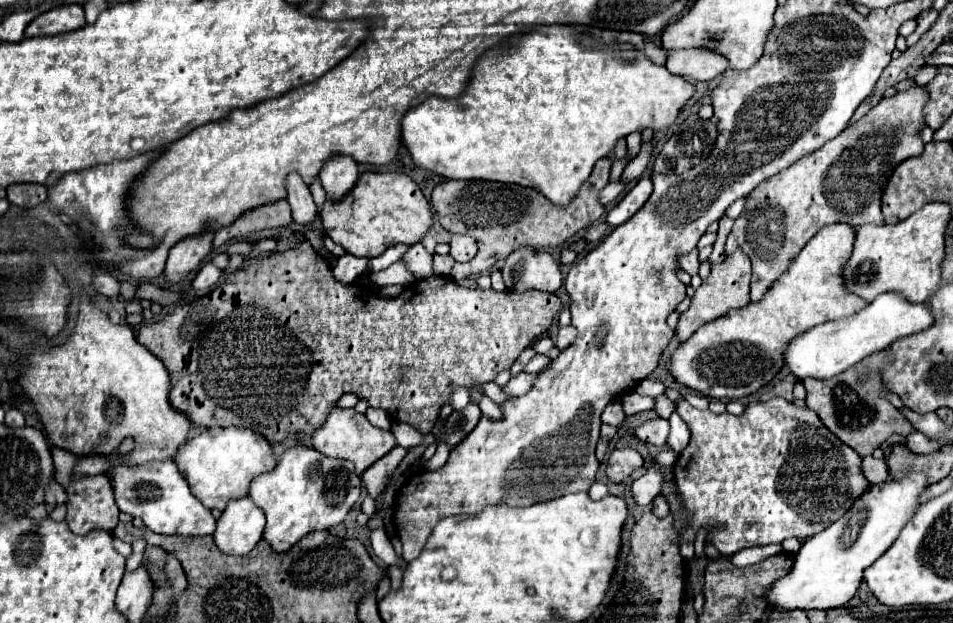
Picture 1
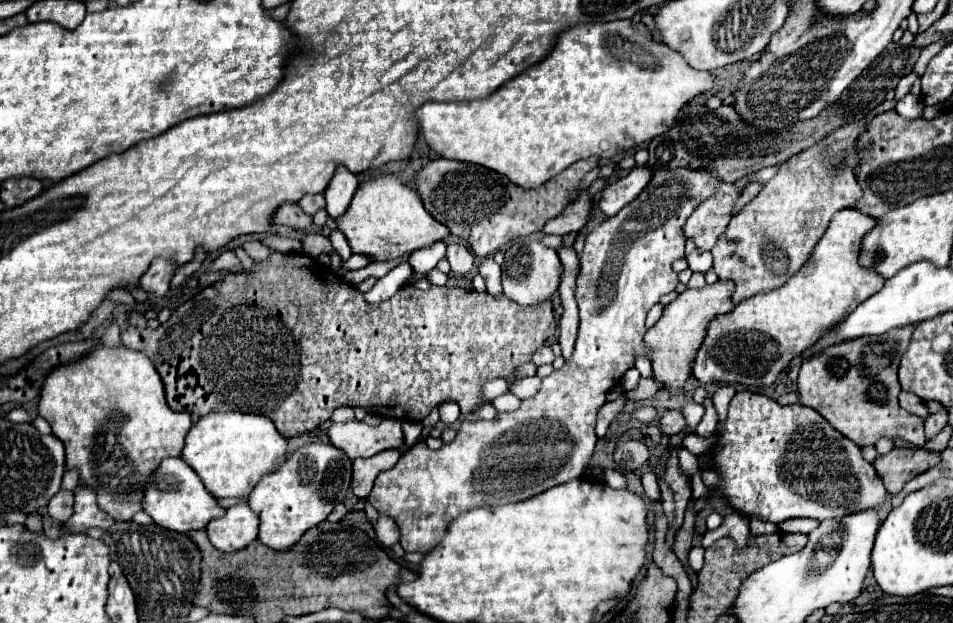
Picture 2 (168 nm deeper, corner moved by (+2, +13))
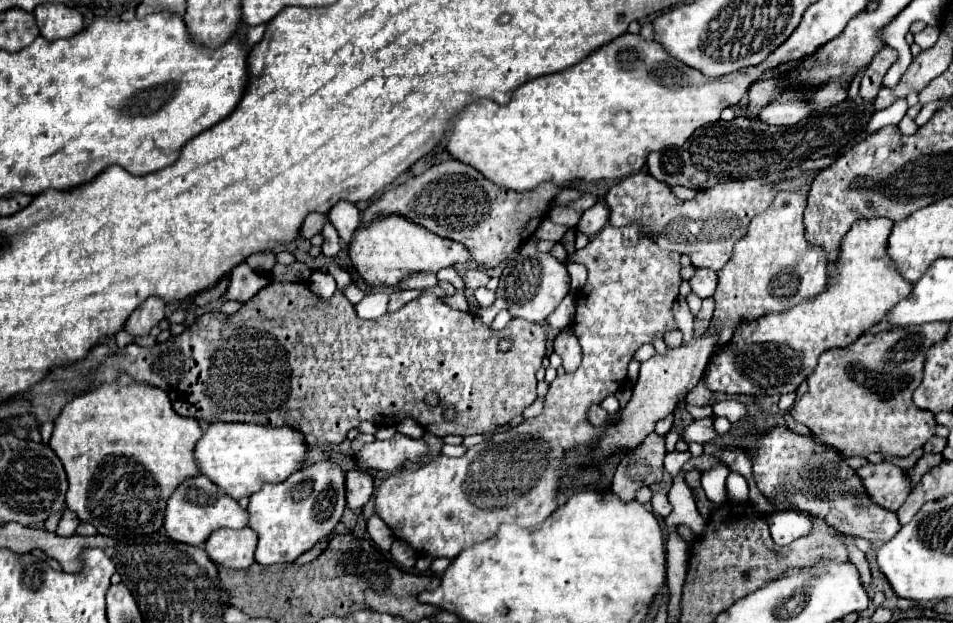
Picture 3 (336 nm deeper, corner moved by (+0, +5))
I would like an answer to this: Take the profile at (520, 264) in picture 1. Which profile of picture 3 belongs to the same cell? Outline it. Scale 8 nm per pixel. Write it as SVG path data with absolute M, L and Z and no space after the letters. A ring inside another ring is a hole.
M535 236L529 238L529 242L525 242L525 246L521 246L521 250L517 254L511 254L505 260L495 304L487 310L477 312L477 316L481 316L481 320L485 320L485 324L491 324L495 314L503 308L509 310L513 318L523 318L523 320L529 320L529 322L543 324L547 320L547 316L551 312L555 312L555 308L567 296L571 278L569 278L569 272L567 272L565 264L557 262L557 258L553 258L551 254L539 252L537 242L539 240Z

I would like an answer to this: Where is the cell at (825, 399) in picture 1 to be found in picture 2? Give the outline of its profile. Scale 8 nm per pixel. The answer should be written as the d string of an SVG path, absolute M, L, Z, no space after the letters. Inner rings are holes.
M901 326L899 330L889 330L887 334L879 334L875 338L853 338L853 342L833 344L811 358L805 358L797 380L799 404L817 410L837 432L841 432L861 448L875 446L879 438L905 440L921 448L925 444L923 418L909 414L897 402L897 394L901 392L899 380L897 380L897 368L899 368L901 356L907 352L913 330L915 326Z

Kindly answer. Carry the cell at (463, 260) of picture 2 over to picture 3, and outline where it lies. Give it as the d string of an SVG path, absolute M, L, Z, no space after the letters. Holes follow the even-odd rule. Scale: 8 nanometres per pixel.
M475 268L475 270L467 270L461 278L463 278L465 288L471 288L471 290L475 290L475 288L487 284L487 274L485 274L483 270L479 270L479 268Z

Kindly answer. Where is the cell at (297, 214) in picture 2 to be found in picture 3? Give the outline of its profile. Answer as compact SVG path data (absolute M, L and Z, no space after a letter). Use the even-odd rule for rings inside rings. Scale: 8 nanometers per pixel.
M309 214L309 216L305 218L305 222L303 222L301 230L299 230L299 236L307 238L307 240L309 240L309 238L313 238L315 234L319 234L319 232L321 232L323 222L325 222L325 216L323 216L323 214Z

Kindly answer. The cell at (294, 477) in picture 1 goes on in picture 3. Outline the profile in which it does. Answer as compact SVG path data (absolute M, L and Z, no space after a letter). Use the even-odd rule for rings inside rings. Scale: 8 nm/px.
M331 460L301 468L281 484L263 486L247 508L249 526L259 534L255 562L263 566L295 562L337 526L345 506L345 472Z

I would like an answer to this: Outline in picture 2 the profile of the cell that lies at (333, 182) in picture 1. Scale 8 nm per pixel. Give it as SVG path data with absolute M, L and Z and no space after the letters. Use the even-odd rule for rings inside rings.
M343 166L337 168L331 184L325 190L325 200L327 200L327 214L337 220L351 204L353 194L359 186L359 180L355 174L345 170Z

